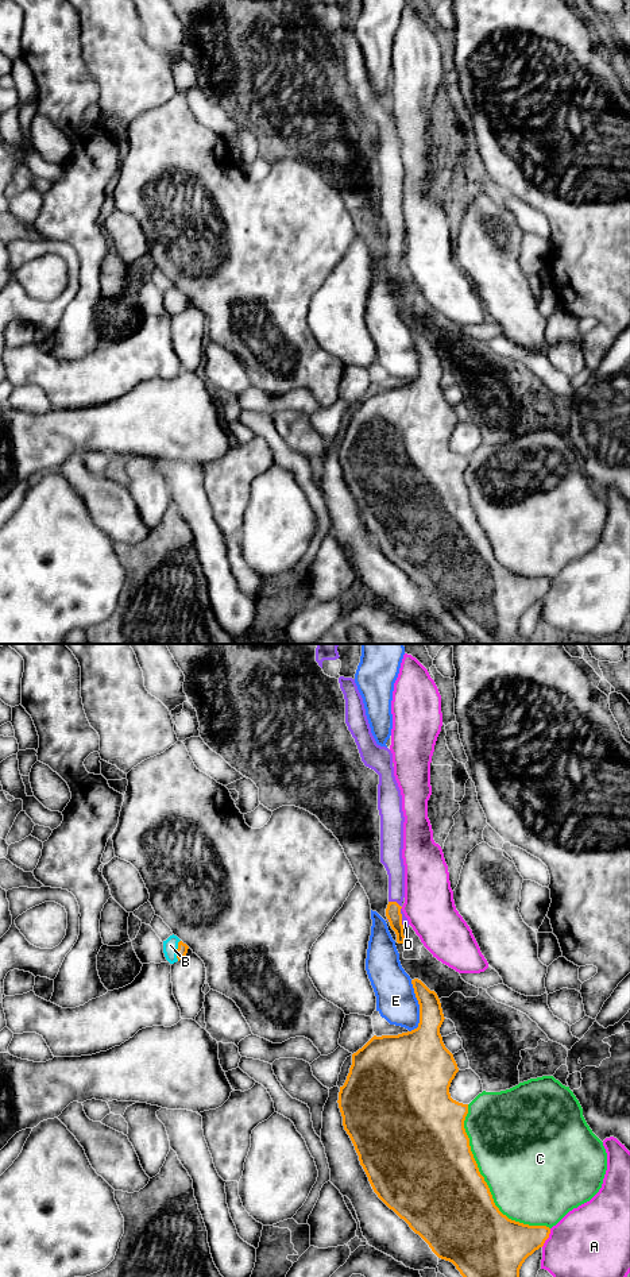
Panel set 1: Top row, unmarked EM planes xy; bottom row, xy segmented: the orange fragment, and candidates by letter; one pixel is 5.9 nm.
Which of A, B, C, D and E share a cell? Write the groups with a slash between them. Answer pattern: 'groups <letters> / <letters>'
groups A / B D / C / E

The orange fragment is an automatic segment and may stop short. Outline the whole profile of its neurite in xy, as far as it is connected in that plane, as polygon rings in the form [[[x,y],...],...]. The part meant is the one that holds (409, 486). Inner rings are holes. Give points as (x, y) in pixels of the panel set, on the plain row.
[[[414,331],[411,336],[420,356],[418,379],[398,387],[374,387],[352,406],[352,417],[344,437],[340,439],[337,452],[343,478],[374,544],[438,610],[452,614],[464,632],[479,644],[511,644],[522,638],[519,621],[529,607],[544,598],[550,580],[511,572],[495,558],[464,481],[468,456],[453,452],[449,445],[459,420],[440,386],[445,371],[440,351],[421,332]]]

